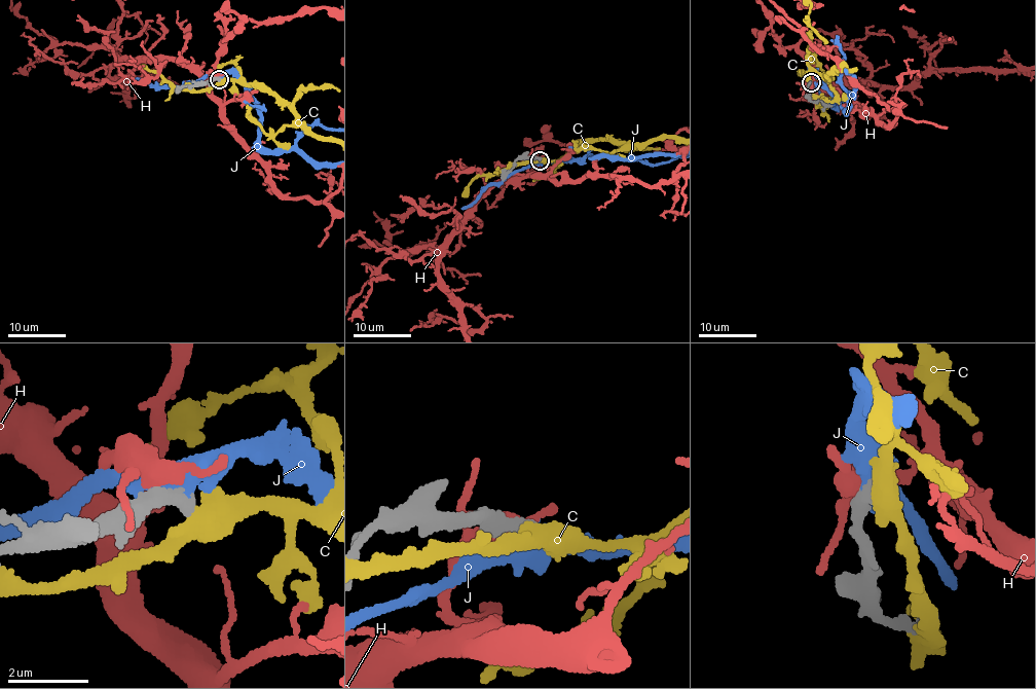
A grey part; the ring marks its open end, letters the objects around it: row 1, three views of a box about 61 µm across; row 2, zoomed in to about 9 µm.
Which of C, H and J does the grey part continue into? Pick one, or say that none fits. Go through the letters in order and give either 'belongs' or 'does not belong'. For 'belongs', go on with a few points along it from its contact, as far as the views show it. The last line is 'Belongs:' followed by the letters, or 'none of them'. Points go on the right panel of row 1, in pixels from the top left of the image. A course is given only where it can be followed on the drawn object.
C: does not belong
H: does not belong
J: does not belong
Belongs: none of them

